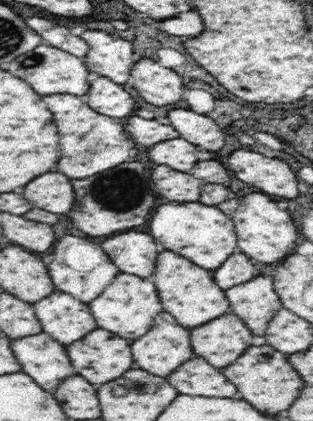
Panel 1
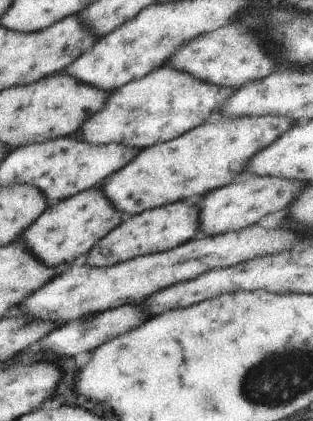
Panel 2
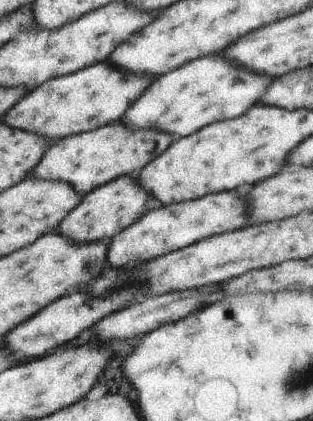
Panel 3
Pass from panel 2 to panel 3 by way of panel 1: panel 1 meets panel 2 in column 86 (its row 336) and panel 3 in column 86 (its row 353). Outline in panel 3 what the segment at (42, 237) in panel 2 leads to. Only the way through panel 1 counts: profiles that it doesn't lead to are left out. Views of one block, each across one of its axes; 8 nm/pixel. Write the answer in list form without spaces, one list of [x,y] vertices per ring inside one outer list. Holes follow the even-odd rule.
[[[117,178],[113,182],[107,182],[105,186],[99,186],[91,190],[89,194],[81,196],[79,204],[65,214],[65,218],[57,224],[53,230],[55,234],[63,236],[71,244],[93,244],[93,242],[109,242],[115,234],[131,226],[133,222],[139,220],[149,208],[157,208],[159,204],[147,196],[145,190],[141,190],[133,178]]]

